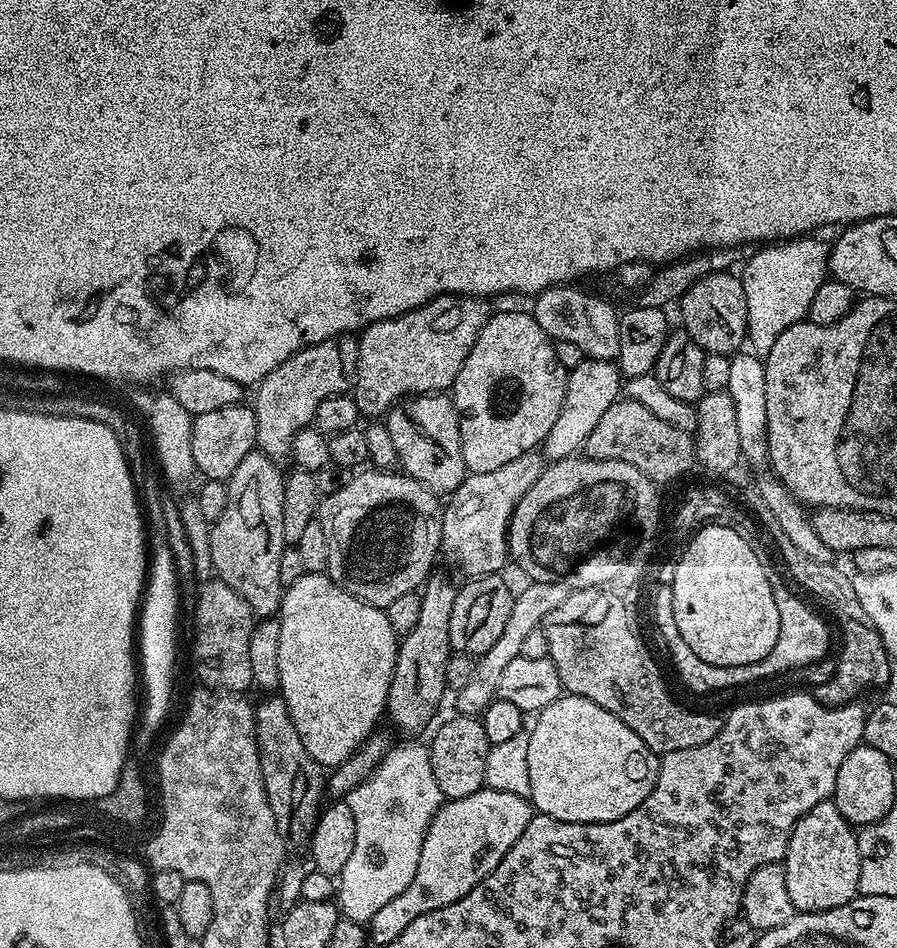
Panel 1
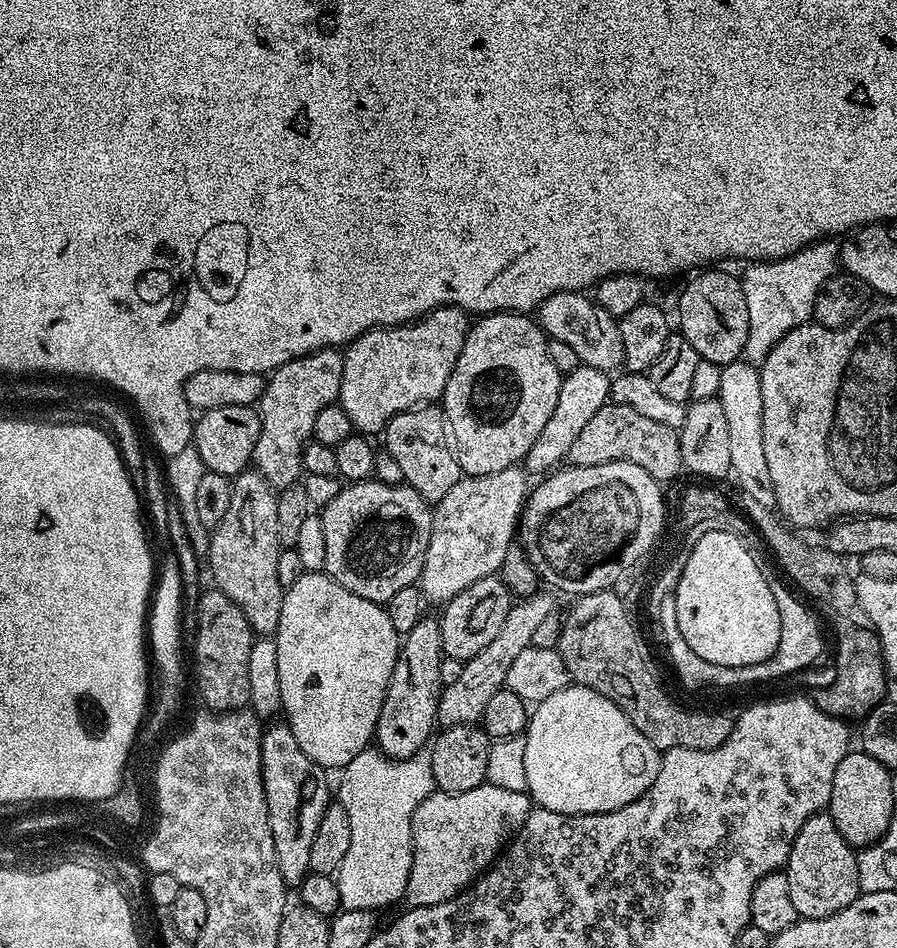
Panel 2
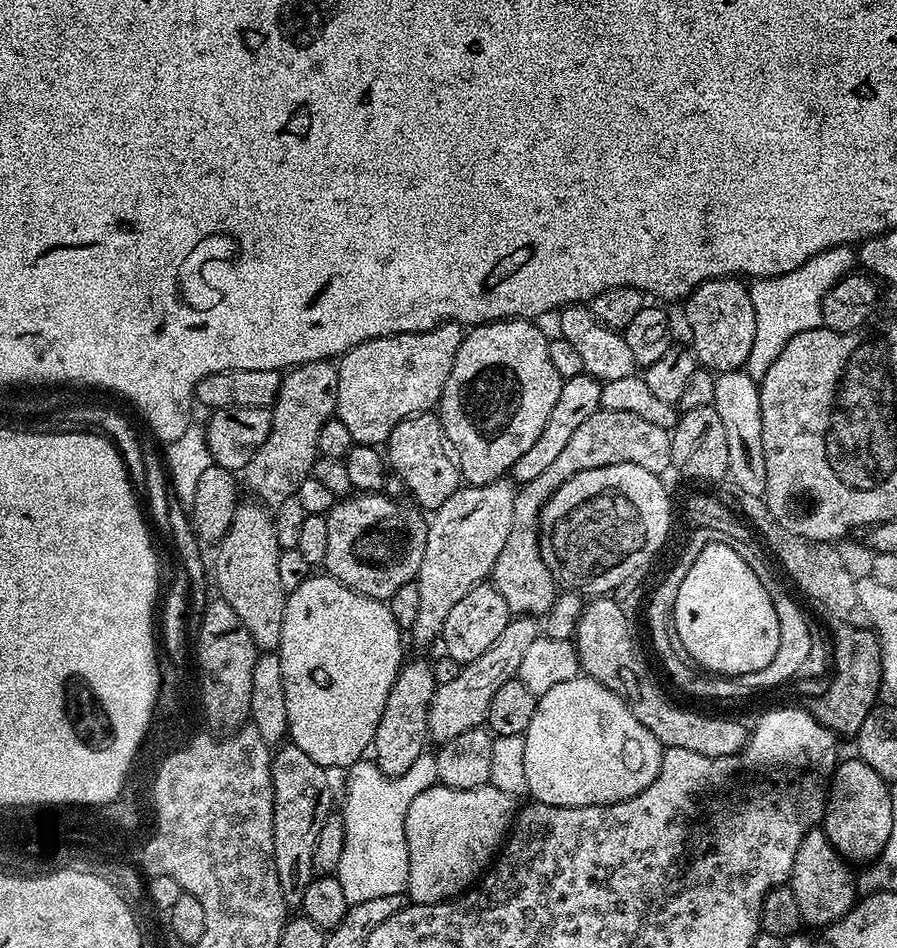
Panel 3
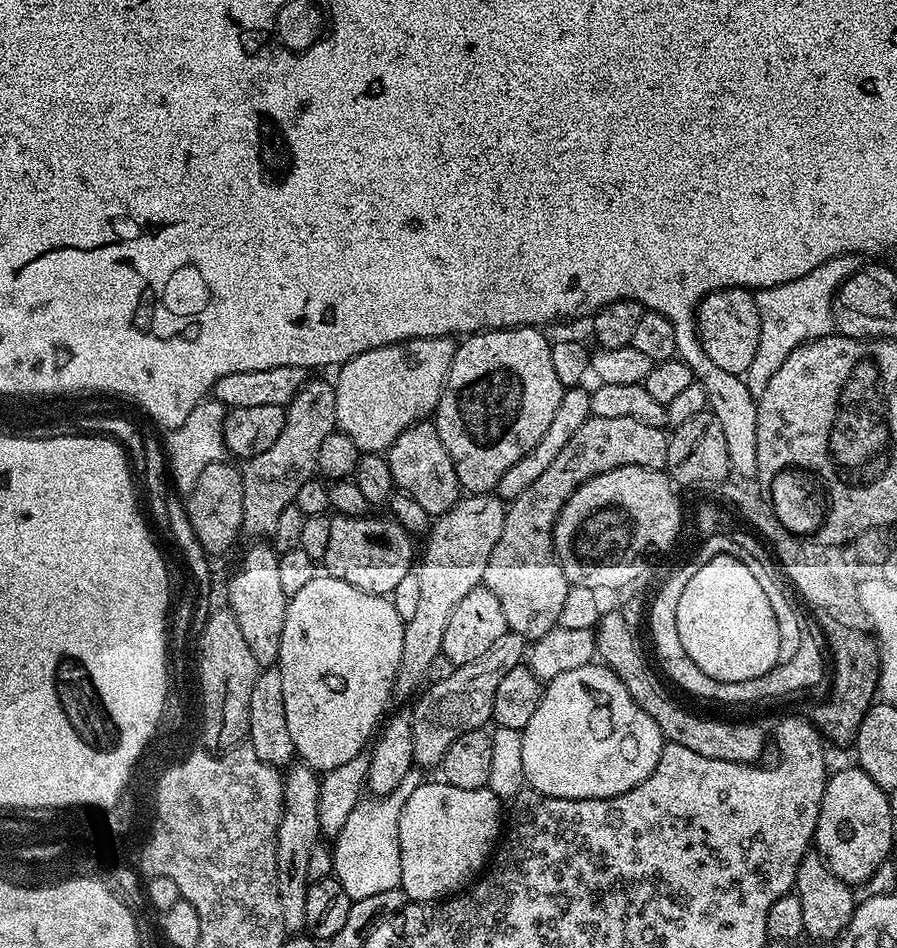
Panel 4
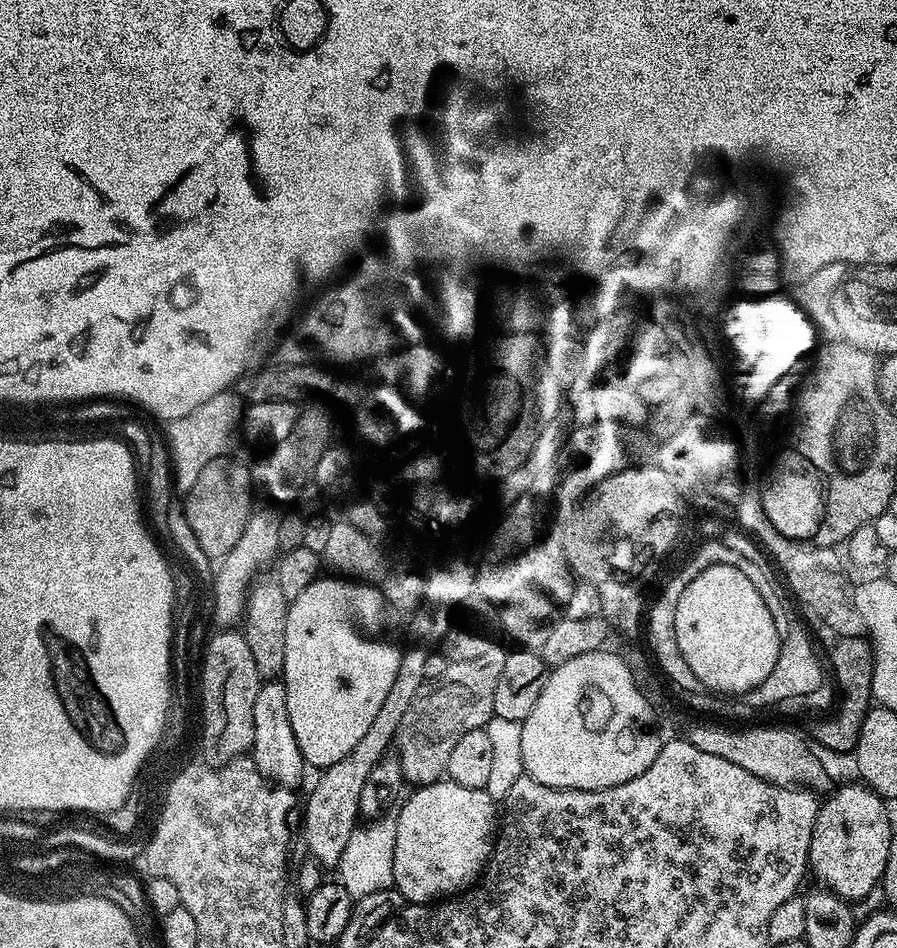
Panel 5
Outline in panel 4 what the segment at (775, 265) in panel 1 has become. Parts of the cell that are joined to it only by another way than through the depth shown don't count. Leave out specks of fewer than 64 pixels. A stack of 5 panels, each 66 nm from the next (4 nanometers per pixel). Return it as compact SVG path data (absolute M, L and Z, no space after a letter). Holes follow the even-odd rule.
M852 254L835 256L822 266L802 274L794 282L779 284L755 293L756 310L760 314L760 337L754 362L750 362L746 373L746 383L750 394L759 397L766 390L766 382L786 362L786 358L799 344L816 340L819 336L830 336L834 332L834 297L840 291L841 284L857 271L857 257Z

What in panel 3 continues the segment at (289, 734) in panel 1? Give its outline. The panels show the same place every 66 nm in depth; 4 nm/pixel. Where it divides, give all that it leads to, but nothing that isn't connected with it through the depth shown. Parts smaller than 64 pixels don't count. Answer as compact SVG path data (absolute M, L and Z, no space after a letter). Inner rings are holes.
M285 742L272 752L272 789L274 790L274 870L278 870L278 886L282 886L284 903L289 909L299 909L310 882L317 877L314 870L314 846L326 818L333 811L332 784L328 781L329 769L318 766L310 754L298 746Z

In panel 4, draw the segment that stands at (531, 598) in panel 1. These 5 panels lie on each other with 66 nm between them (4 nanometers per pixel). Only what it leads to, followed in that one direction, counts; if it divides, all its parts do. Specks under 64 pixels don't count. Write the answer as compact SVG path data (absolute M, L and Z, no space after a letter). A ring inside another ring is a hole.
M509 630L502 638L498 638L498 642L494 642L494 646L490 646L490 650L486 650L486 654L482 654L482 658L457 666L450 678L437 684L428 684L419 693L415 701L417 704L411 708L410 715L414 730L414 761L421 769L427 770L431 764L432 767L439 765L446 750L450 750L450 742L454 742L454 738L475 728L484 728L492 720L498 682L502 682L502 677L510 674L514 666L521 664L525 656L524 637Z

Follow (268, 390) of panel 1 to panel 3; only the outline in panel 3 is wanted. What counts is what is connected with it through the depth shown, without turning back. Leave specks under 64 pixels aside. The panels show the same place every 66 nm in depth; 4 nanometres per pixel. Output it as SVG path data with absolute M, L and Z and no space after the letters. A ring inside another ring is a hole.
M331 359L315 360L305 364L297 364L295 368L287 369L283 373L280 393L276 395L276 402L272 405L272 433L266 442L262 442L260 449L250 458L244 467L242 480L248 483L248 488L253 492L257 501L263 502L269 509L275 510L286 498L297 495L302 485L312 475L312 467L318 459L316 447L318 434L322 434L322 426L336 414L338 402L338 374L337 365Z

